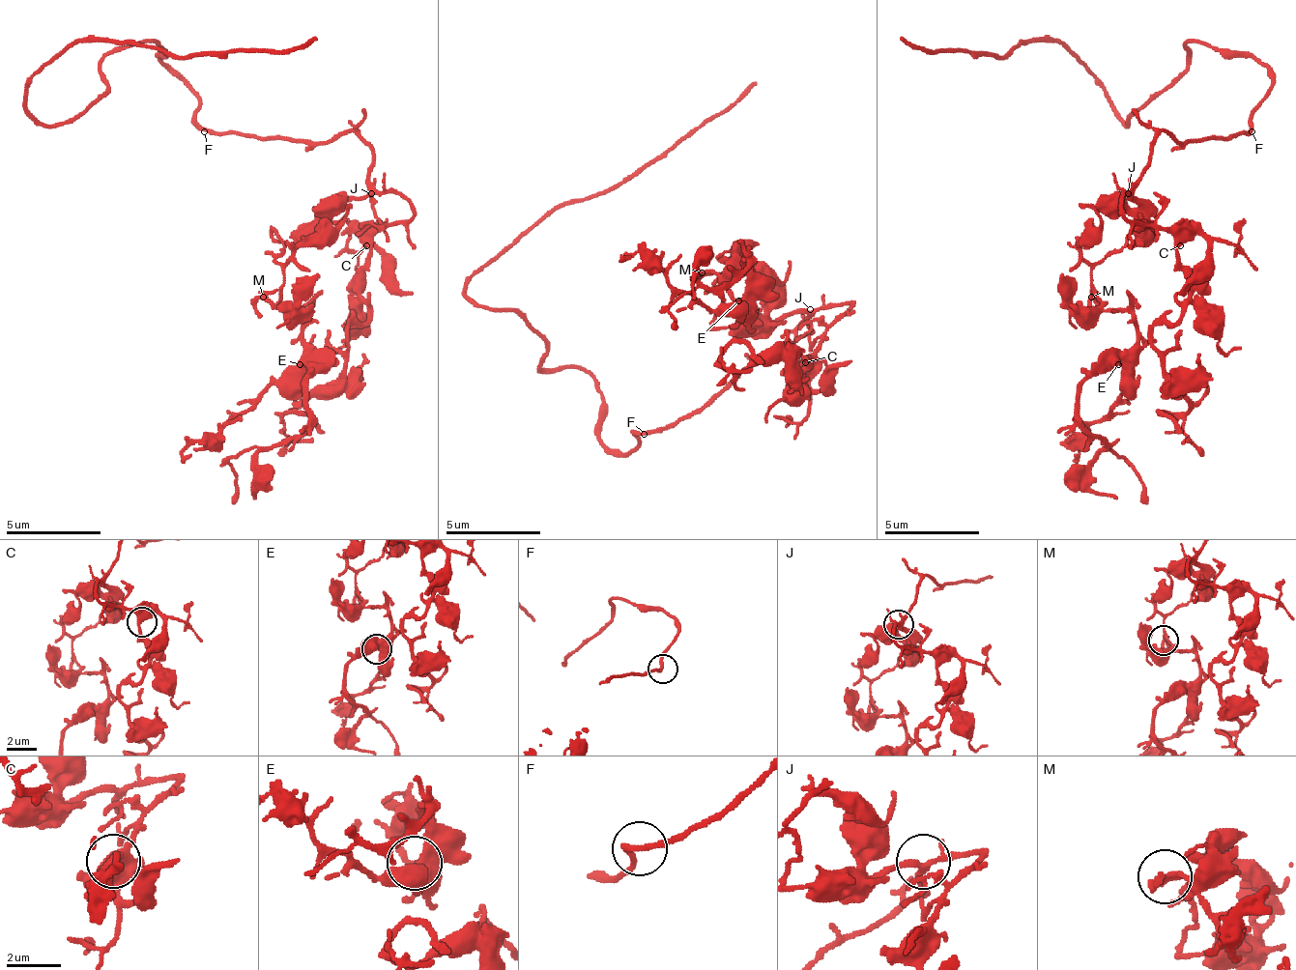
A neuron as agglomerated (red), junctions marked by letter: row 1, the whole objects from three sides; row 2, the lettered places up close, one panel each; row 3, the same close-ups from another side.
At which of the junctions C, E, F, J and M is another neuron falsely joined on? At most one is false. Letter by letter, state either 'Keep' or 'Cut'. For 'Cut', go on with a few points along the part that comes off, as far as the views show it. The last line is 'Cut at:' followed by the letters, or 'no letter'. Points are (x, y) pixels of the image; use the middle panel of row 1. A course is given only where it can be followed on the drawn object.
C: Keep
E: Keep
F: Keep
J: Keep
M: Keep
Cut at: no letter

